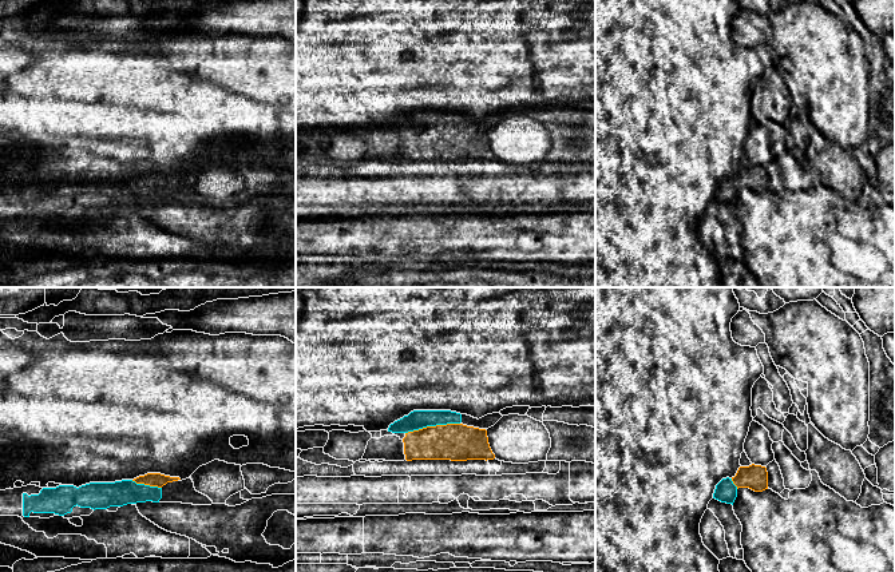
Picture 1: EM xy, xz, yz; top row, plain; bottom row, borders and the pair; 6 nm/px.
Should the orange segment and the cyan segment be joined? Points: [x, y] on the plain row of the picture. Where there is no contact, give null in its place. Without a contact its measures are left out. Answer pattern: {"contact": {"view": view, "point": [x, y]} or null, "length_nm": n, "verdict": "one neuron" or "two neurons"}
{"contact": {"view": "xz", "point": [432, 127]}, "length_nm": 340, "verdict": "one neuron"}

